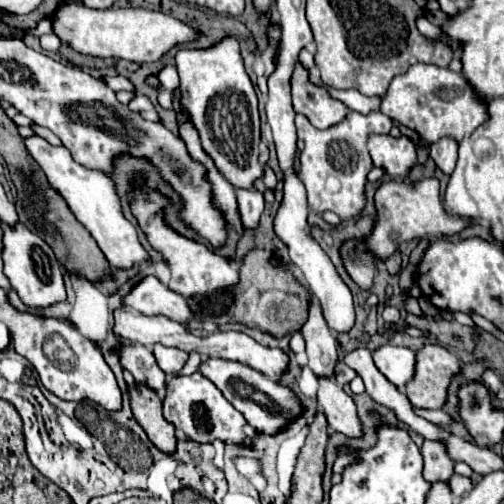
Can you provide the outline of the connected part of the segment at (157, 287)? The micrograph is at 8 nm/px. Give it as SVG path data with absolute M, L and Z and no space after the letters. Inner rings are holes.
M154 275L140 279L122 297L122 303L144 315L166 315L180 323L186 323L192 319L188 301L180 293L176 293L170 287L166 287L164 283L160 283Z

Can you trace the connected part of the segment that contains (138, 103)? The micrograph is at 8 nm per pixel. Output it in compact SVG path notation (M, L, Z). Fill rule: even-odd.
M134 95L134 99L128 103L128 107L132 111L138 111L148 121L158 121L158 114L153 104L144 95Z

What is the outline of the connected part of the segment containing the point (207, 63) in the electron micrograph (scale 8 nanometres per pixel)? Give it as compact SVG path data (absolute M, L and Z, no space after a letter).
M224 37L206 49L180 49L176 53L176 69L180 71L182 103L200 131L204 151L234 187L252 187L252 183L262 177L262 165L258 163L260 117L252 81L242 65L238 41Z

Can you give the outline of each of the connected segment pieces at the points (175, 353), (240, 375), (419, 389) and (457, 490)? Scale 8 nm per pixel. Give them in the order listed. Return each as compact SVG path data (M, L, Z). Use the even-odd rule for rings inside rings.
M160 343L154 345L154 357L158 367L166 373L166 375L174 375L180 373L180 369L184 367L184 363L188 361L188 353L174 349L174 347L164 347Z
M204 359L200 363L198 369L206 379L210 379L220 391L222 395L244 415L244 419L262 433L276 433L288 419L296 417L302 409L298 399L294 397L294 393L288 387L278 385L272 379L262 377L256 369L238 363L238 361L228 361L228 359Z
M424 345L416 351L416 371L406 383L406 397L416 407L442 409L450 377L460 369L460 361L442 345Z
M452 473L450 481L448 481L448 487L452 489L454 495L460 497L460 495L468 493L474 485L472 485L472 479L470 479L470 477L464 477L464 475L458 475L458 473Z

